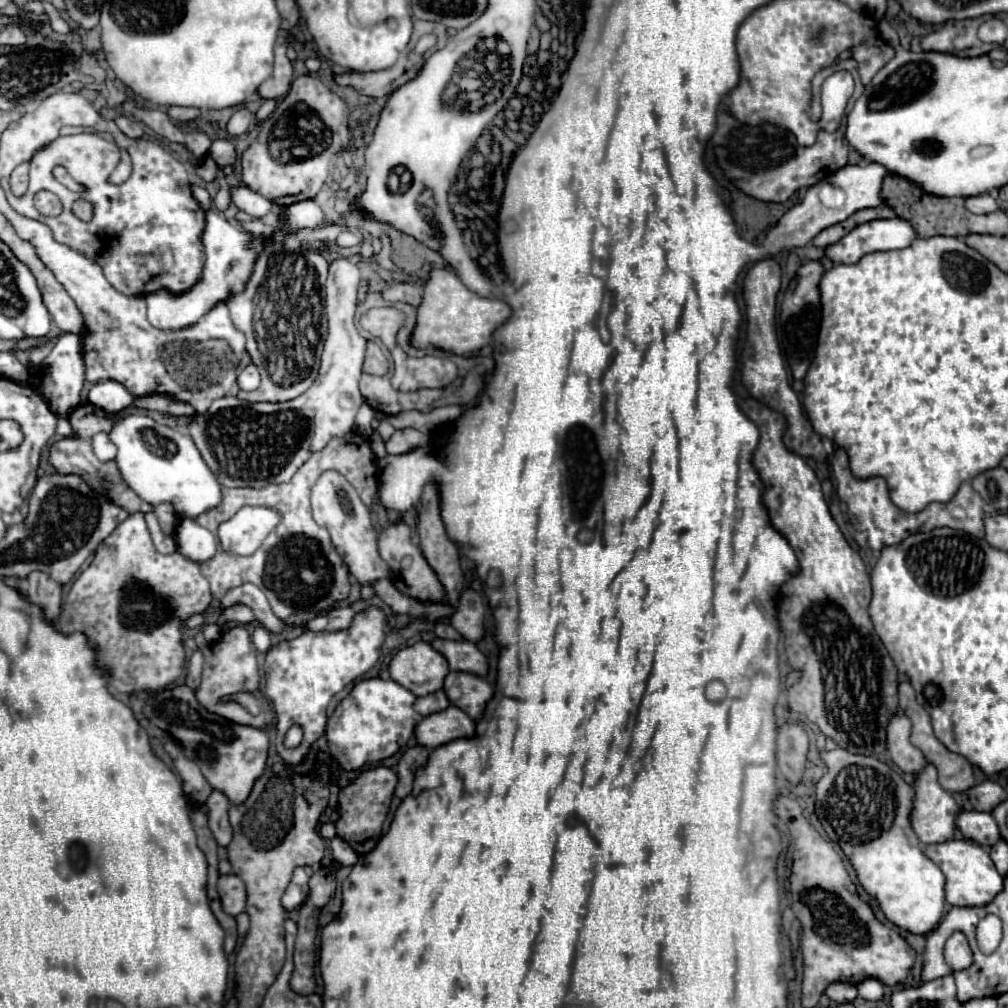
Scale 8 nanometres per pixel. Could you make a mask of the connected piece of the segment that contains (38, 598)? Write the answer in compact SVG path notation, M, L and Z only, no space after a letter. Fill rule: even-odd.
M43 572L29 574L27 582L29 582L27 600L39 606L47 620L55 620L59 616L59 606L61 606L61 584L53 582Z

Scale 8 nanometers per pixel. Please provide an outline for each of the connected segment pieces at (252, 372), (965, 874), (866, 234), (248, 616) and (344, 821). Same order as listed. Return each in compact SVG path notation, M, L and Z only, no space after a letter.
M249 364L247 368L243 368L243 372L237 378L239 388L241 390L257 390L259 388L259 374L257 374L257 366Z
M947 840L943 844L927 846L925 854L941 868L947 878L945 894L953 906L985 906L1003 890L1003 876L993 866L989 854L975 842L969 840Z
M871 220L855 230L851 230L845 238L825 250L827 258L835 264L855 264L865 254L871 252L885 252L895 248L905 248L917 238L915 228L903 220Z
M235 604L235 606L229 606L223 610L223 616L219 620L219 624L227 622L227 620L235 620L235 622L241 622L241 624L249 624L253 622L253 614L247 606L241 606L241 604Z
M377 766L377 768L363 770L357 778L353 778L347 786L339 790L337 806L335 806L339 814L339 820L335 822L337 836L345 840L359 856L371 852L379 842L381 826L387 818L395 784L397 784L397 774L387 766Z

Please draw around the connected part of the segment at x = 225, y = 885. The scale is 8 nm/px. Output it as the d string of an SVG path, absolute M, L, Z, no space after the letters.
M237 874L219 876L217 890L219 890L219 896L221 896L223 910L227 914L237 916L239 912L245 910L245 900L247 900L247 896L245 896L245 884L243 884L243 880Z

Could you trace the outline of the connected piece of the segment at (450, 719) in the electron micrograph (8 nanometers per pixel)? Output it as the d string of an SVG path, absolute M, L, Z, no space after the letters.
M447 706L437 714L425 716L413 728L413 732L415 732L417 744L433 750L451 740L475 736L475 722L463 710L455 706Z

